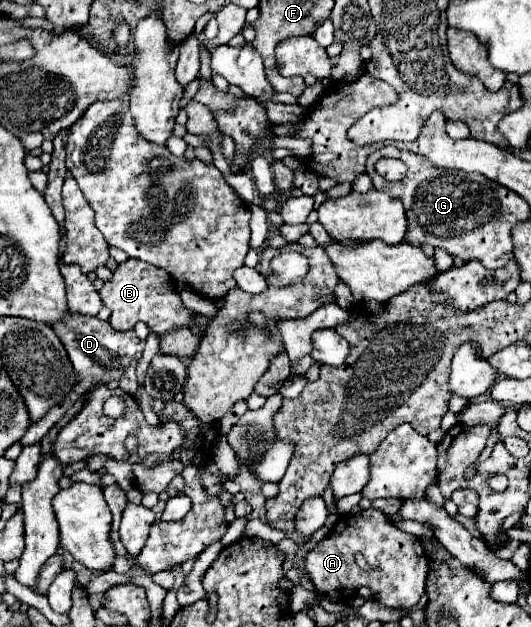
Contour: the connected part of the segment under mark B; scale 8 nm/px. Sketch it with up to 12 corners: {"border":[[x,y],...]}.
{"border":[[139,259],[99,293],[116,331],[189,327],[171,275]]}

